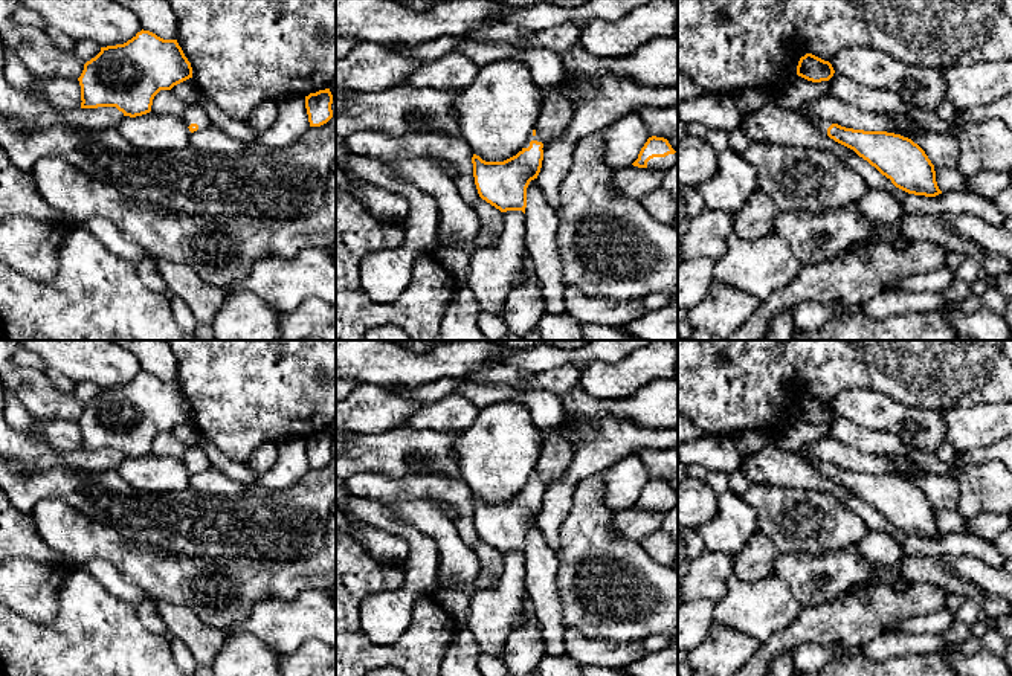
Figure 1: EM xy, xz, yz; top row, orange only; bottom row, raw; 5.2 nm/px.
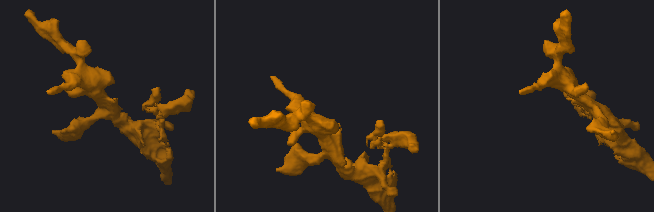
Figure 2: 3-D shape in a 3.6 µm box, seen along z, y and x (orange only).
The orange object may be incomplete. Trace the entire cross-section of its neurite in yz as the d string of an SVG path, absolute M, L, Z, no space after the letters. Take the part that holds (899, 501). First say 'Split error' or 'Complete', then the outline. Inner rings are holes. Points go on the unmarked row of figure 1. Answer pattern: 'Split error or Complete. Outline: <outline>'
Split error. Outline: M801 452L801 455L823 476L867 502L882 517L890 520L896 530L925 539L942 536L936 523L934 507L911 481L887 473L846 470L807 453Z

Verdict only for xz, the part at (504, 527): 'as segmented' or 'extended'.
extended

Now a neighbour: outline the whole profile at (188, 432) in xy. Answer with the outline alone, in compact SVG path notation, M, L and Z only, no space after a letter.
M192 420L174 427L171 433L186 447L197 446L201 439L201 432Z

